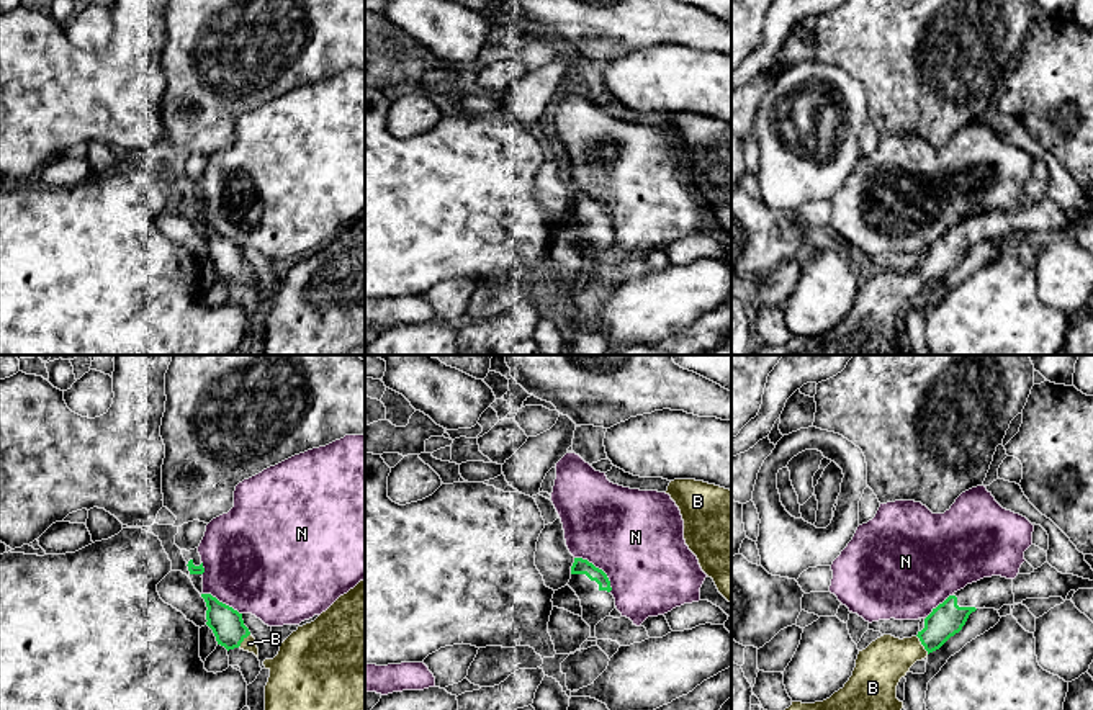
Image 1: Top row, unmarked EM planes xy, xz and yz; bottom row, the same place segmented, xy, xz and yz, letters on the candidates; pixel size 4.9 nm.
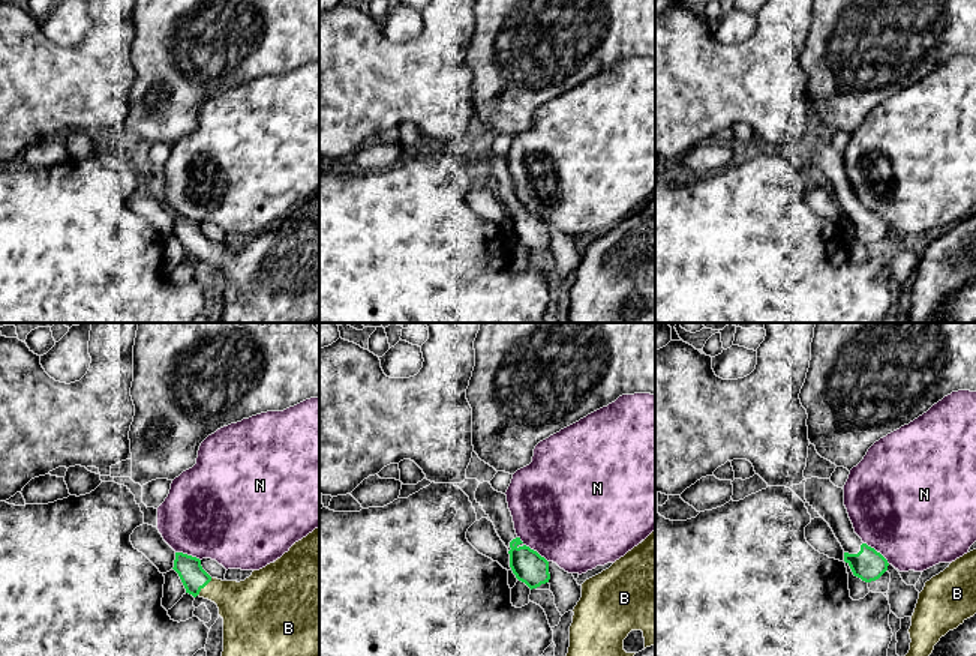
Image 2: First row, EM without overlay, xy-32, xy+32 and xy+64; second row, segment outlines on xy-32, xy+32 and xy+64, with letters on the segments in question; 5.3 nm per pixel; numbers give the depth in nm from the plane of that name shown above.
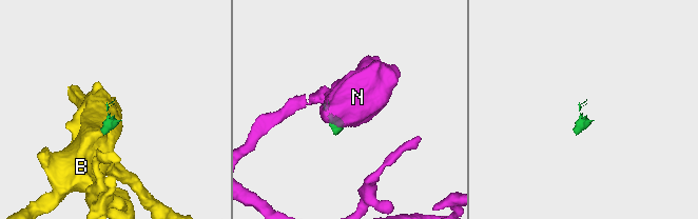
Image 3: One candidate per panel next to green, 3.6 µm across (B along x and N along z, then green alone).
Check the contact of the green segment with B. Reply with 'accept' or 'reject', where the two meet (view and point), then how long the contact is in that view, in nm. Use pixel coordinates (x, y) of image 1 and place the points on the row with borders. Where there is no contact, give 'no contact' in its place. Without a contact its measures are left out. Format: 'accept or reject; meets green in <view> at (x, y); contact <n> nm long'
accept; meets green in yz at (922, 643); contact 110 nm long

